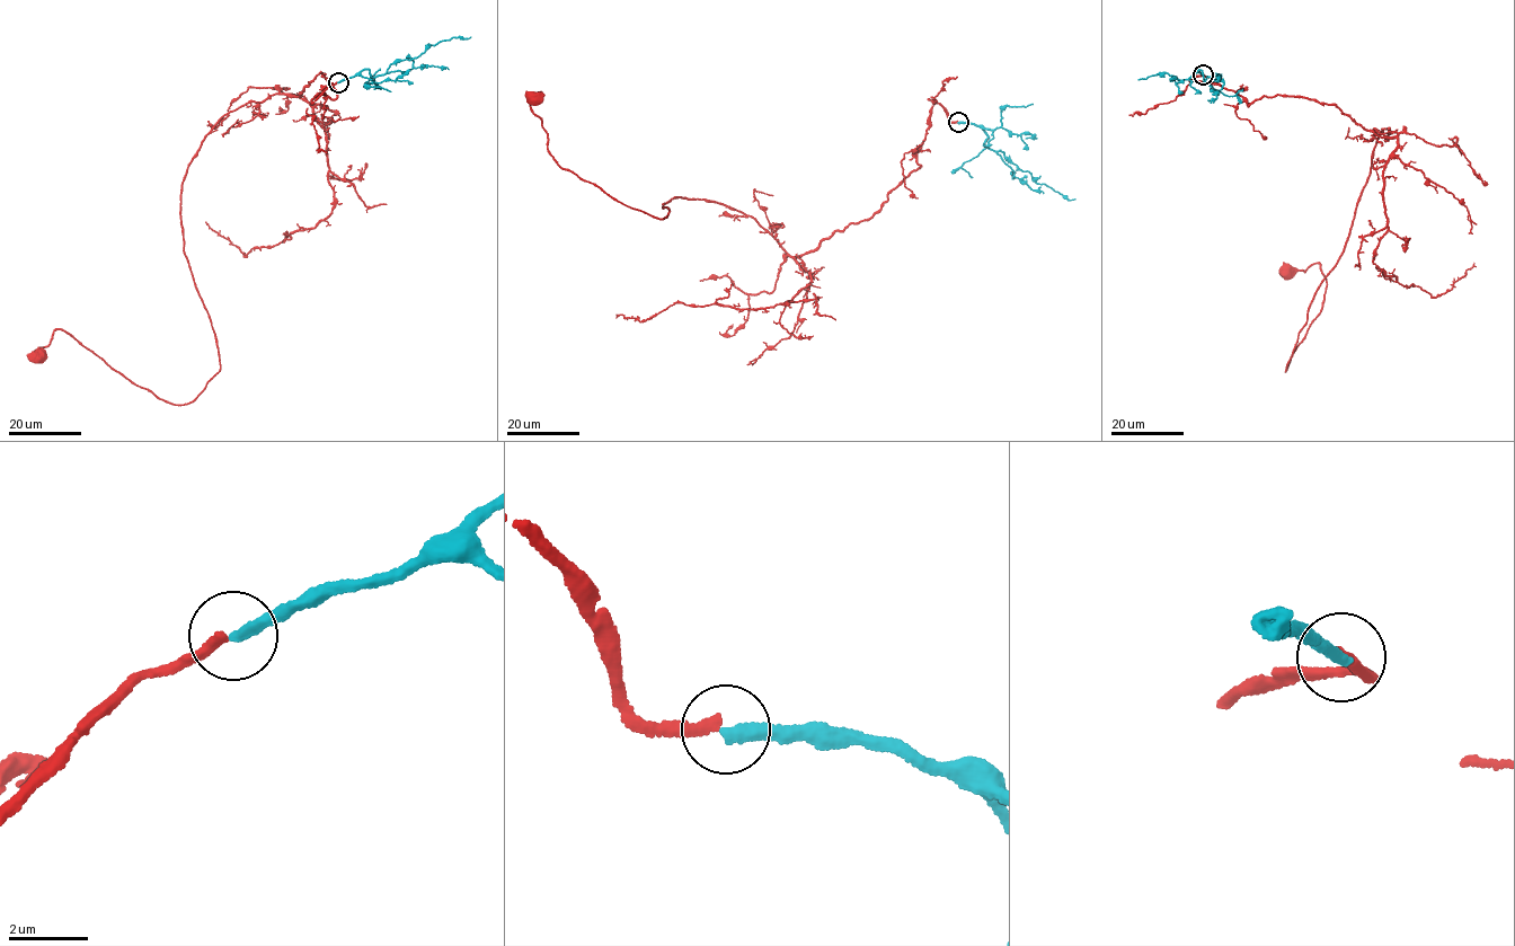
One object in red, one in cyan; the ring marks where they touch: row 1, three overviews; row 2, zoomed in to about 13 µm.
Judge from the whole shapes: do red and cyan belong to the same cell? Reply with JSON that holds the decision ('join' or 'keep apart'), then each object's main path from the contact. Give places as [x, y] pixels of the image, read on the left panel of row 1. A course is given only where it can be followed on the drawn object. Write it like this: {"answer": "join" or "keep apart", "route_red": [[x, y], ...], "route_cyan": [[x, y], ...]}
{"answer": "keep apart", "route_red": [[337, 82], [236, 108], [188, 166], [184, 254], [220, 367], [201, 394], [159, 399], [62, 329], [41, 354]], "route_cyan": [[338, 82], [366, 69], [373, 78], [382, 76], [390, 64], [418, 56], [432, 44], [470, 37]]}

